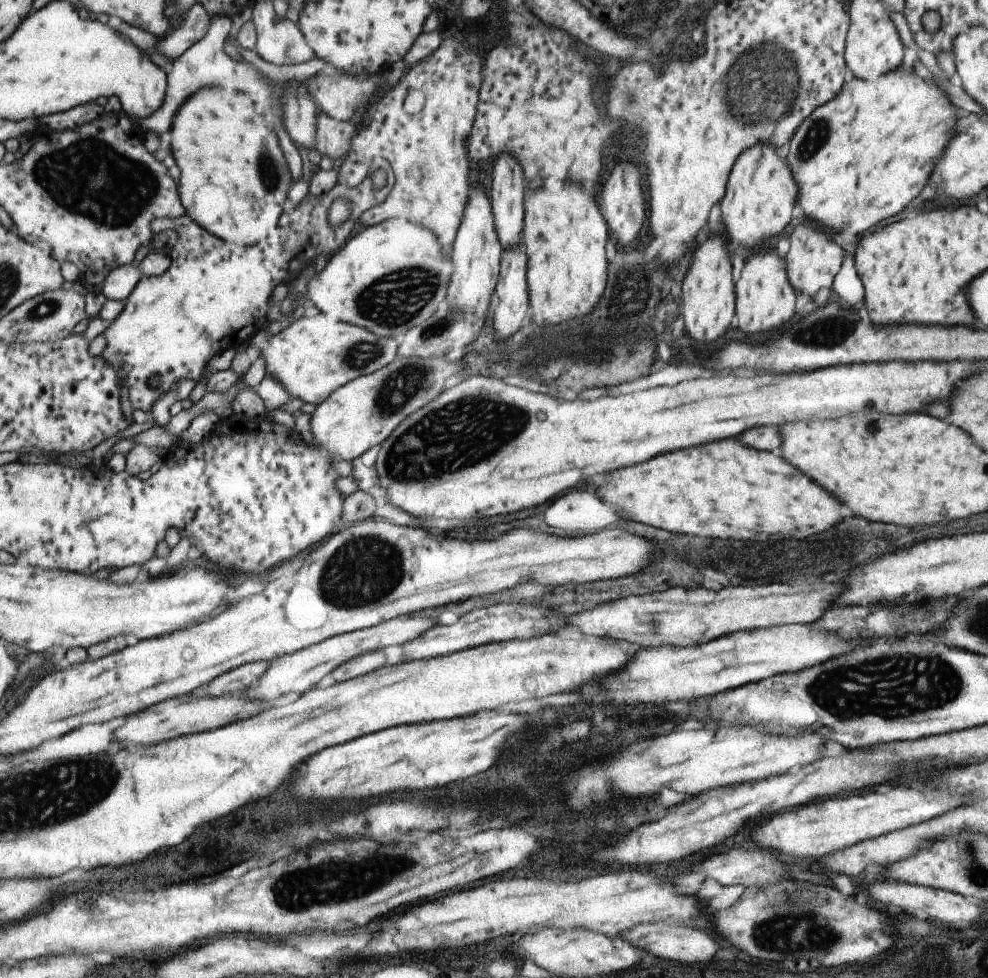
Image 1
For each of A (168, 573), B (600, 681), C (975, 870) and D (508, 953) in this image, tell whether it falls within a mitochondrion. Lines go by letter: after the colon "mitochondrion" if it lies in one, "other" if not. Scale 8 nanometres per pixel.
A: other
B: other
C: mitochondrion
D: other

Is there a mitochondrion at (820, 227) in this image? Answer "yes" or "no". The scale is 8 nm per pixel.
no

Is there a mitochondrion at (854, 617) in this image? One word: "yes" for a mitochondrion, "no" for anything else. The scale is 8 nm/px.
no

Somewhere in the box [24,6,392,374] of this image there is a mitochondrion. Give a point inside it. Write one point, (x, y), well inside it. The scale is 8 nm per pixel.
(89, 181)

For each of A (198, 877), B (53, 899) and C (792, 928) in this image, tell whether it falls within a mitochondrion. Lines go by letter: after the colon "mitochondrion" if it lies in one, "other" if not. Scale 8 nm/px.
A: other
B: other
C: mitochondrion

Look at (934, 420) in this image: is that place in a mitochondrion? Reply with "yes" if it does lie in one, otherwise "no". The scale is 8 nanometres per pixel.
no

